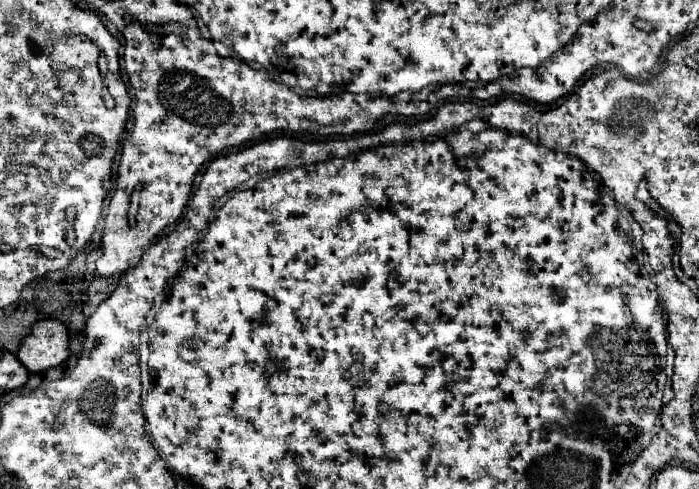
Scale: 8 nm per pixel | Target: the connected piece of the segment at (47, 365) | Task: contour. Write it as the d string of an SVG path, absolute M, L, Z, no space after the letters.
M52 318L38 320L16 356L28 372L46 372L64 364L70 356L66 326Z

